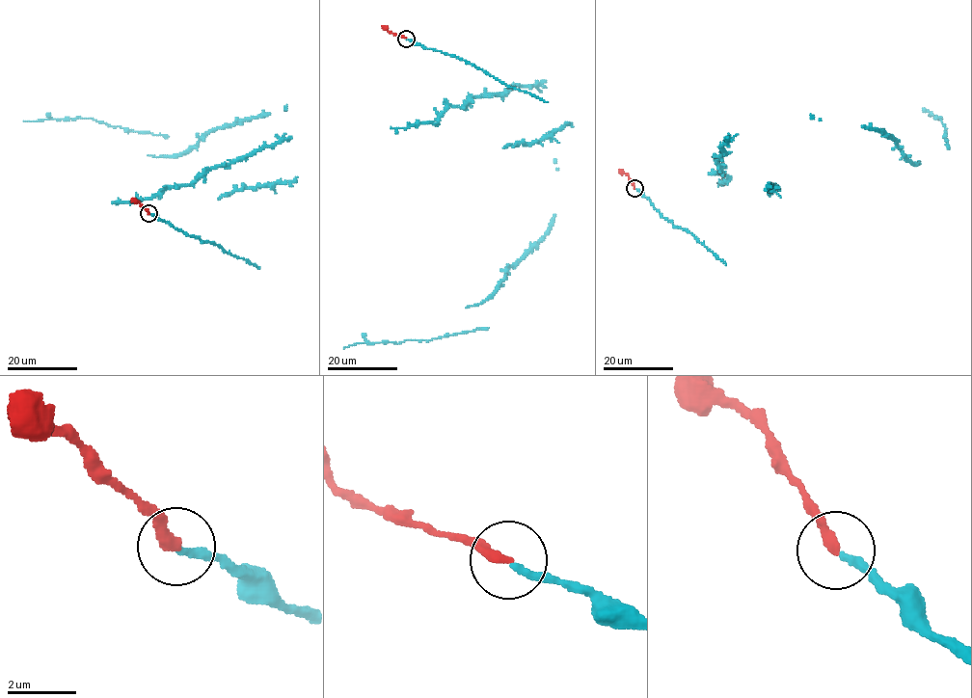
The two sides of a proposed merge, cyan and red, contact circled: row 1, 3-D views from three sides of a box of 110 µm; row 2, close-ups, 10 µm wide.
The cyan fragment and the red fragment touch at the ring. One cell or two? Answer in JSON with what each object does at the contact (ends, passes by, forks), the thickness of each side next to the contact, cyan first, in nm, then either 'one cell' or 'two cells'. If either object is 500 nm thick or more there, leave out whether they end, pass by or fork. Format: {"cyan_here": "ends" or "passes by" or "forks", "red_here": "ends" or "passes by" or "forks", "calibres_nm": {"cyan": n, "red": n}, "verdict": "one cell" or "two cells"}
{"cyan_here": "ends", "red_here": "ends", "calibres_nm": {"cyan": 200, "red": 320}, "verdict": "one cell"}

